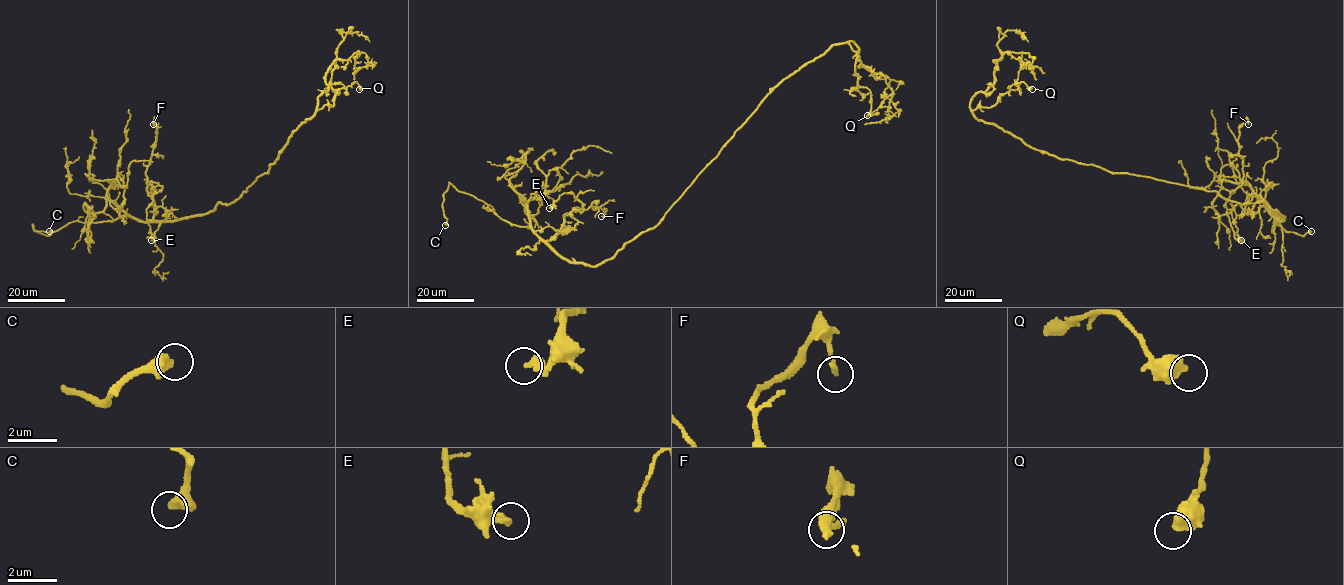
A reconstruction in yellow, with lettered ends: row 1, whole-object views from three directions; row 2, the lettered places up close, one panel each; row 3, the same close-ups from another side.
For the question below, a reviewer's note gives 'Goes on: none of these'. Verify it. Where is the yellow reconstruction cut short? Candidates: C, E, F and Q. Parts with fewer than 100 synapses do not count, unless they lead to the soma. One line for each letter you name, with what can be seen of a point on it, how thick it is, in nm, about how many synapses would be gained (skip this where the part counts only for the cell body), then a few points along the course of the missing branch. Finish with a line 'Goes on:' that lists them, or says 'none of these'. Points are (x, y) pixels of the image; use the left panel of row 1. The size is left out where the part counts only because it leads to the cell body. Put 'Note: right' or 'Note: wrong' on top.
Note: wrong
C: at (49, 231); 340 nm thick
Goes on: C

